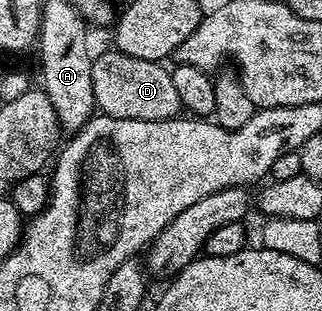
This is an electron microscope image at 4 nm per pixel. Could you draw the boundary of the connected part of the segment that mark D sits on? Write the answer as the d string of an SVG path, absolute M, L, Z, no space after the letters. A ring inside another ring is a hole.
M108 49L93 59L91 80L94 86L96 110L116 119L172 119L182 110L179 93L173 84L172 74L164 71L160 62L143 61L139 57L127 57L127 53Z

